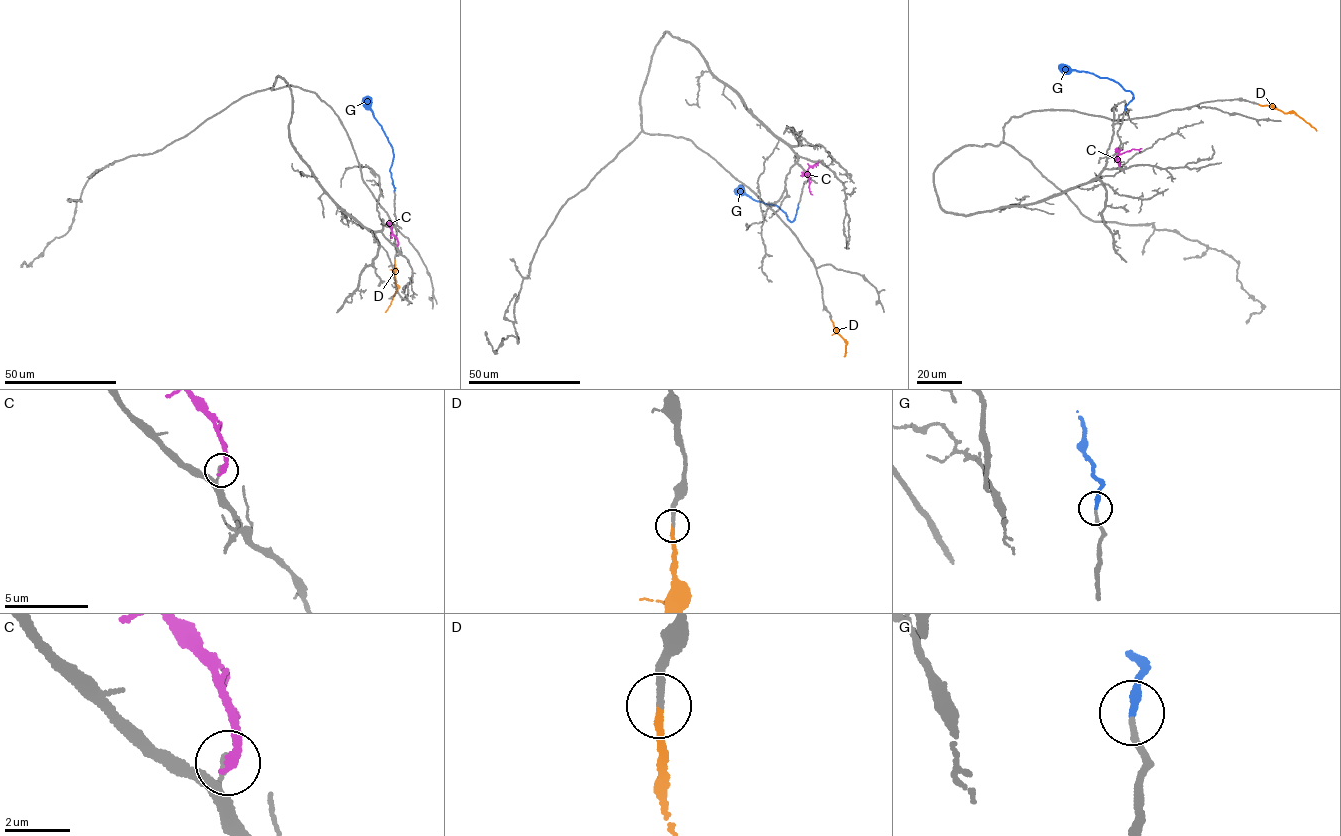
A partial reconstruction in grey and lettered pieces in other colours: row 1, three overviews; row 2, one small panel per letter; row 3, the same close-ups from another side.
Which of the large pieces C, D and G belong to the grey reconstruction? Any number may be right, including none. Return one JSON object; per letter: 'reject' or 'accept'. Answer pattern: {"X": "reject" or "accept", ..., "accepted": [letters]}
{"C": "reject", "D": "accept", "G": "accept", "accepted": ["D", "G"]}

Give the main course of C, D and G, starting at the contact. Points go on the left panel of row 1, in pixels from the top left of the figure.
C: (397, 245), (391, 231), (392, 238)
D: (395, 260), (397, 289), (385, 312)
G: (394, 191), (390, 169), (394, 156), (392, 147), (374, 116), (370, 97)

